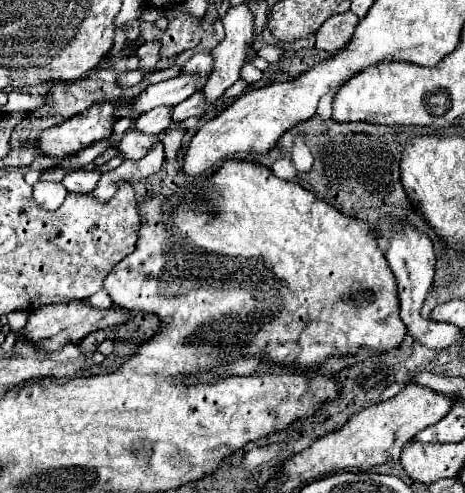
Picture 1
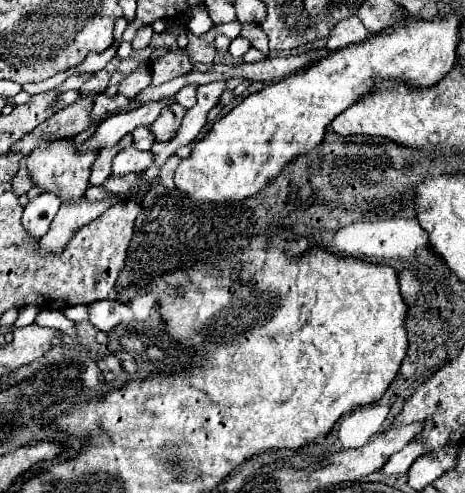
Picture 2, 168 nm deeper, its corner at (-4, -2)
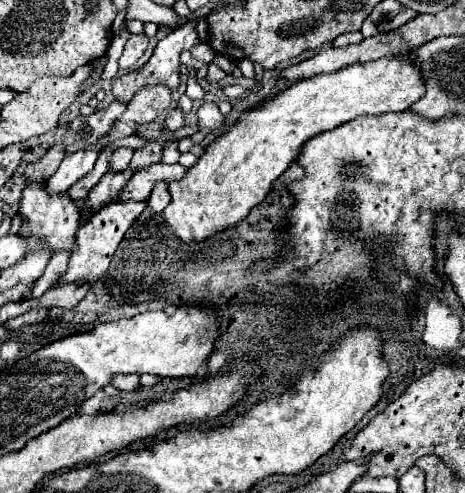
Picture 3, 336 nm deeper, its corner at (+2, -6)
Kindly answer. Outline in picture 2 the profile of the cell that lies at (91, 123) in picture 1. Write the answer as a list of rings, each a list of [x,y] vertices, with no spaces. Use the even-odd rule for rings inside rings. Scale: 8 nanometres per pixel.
[[[65,136],[61,140],[41,140],[41,144],[29,154],[27,158],[27,170],[29,176],[33,180],[33,184],[41,186],[43,192],[59,192],[59,196],[63,200],[67,200],[67,196],[83,196],[89,184],[89,174],[91,174],[91,164],[95,162],[99,150],[87,150],[81,152],[79,144]]]

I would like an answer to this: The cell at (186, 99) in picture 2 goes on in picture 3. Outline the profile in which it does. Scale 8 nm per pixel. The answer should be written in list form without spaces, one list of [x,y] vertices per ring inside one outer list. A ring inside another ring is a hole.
[[[179,108],[167,112],[167,116],[165,116],[165,128],[171,130],[171,132],[177,132],[179,128],[183,128],[183,114],[181,114]]]

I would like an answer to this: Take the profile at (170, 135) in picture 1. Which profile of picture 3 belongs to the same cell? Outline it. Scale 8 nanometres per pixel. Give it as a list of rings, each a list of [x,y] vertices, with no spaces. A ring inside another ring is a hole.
[[[157,184],[157,186],[153,188],[151,198],[149,198],[147,204],[149,204],[149,208],[151,208],[153,214],[161,214],[163,208],[165,208],[169,202],[171,202],[171,196],[169,196],[167,186],[165,186],[165,184]]]

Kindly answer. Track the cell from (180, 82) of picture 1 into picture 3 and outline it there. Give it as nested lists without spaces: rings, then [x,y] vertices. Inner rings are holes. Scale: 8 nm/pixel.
[[[93,144],[93,148],[87,148],[85,152],[75,152],[73,156],[63,158],[57,172],[45,180],[47,192],[61,194],[69,190],[79,178],[83,178],[93,168],[93,164],[97,162],[97,156],[99,156],[99,148],[97,144]]]

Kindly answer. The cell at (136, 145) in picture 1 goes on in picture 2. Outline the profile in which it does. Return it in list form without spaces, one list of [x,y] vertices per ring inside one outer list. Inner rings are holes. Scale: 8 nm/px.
[[[133,144],[123,148],[115,158],[113,158],[113,176],[123,176],[129,172],[143,172],[151,164],[151,152],[141,152]]]

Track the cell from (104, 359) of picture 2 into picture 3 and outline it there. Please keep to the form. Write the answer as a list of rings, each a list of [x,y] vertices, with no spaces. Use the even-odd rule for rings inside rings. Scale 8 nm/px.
[[[115,376],[113,386],[123,392],[133,392],[139,388],[139,376]]]

